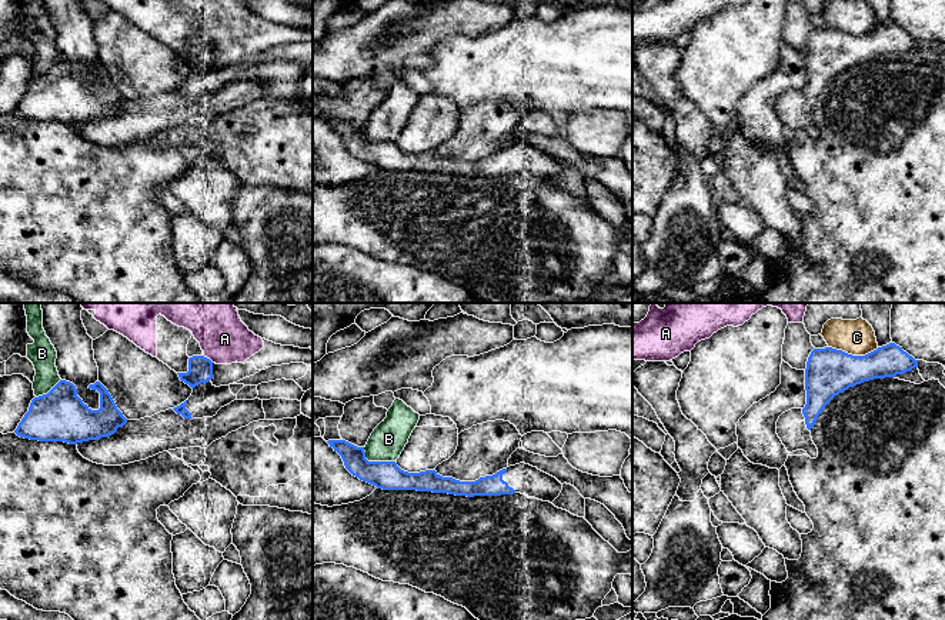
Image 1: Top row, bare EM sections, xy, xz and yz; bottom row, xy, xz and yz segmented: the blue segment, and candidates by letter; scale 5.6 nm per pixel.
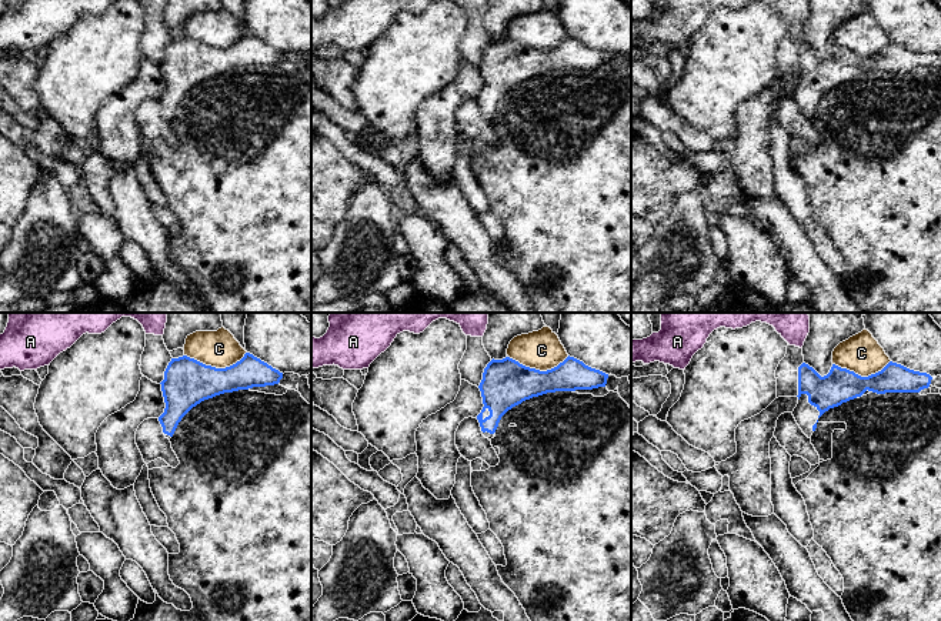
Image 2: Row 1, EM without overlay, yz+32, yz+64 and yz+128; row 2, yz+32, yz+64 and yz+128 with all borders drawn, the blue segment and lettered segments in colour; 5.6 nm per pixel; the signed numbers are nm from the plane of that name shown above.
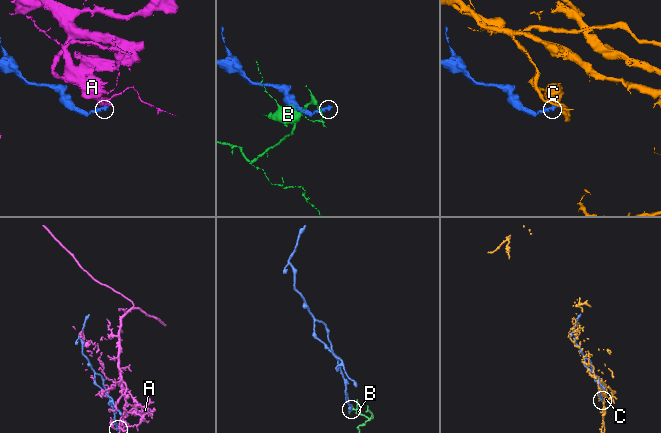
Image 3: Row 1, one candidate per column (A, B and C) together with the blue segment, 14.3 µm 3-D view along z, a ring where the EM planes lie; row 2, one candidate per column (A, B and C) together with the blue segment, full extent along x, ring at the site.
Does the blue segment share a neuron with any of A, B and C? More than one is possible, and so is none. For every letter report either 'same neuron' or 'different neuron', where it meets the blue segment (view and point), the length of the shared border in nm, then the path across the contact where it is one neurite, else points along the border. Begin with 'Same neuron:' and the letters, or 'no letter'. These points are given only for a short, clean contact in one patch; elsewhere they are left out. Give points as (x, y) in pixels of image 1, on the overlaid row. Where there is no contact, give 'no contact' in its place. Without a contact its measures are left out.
Same neuron: no letter
A: different neuron | xy (209, 359) | 70 nm
B: different neuron | xz (376, 462) | 200 nm | along xz (363, 447), (364, 456), (369, 460), (394, 462)
C: different neuron | yz (854, 356) | 280 nm

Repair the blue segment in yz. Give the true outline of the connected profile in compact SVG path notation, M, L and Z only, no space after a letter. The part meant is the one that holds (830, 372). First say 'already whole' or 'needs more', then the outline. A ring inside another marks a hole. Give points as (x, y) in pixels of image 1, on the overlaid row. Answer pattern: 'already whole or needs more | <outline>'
already whole | M895 343L865 356L852 356L832 347L814 349L805 369L807 404L802 409L811 430L825 406L839 393L874 379L895 377L918 367L918 360Z

